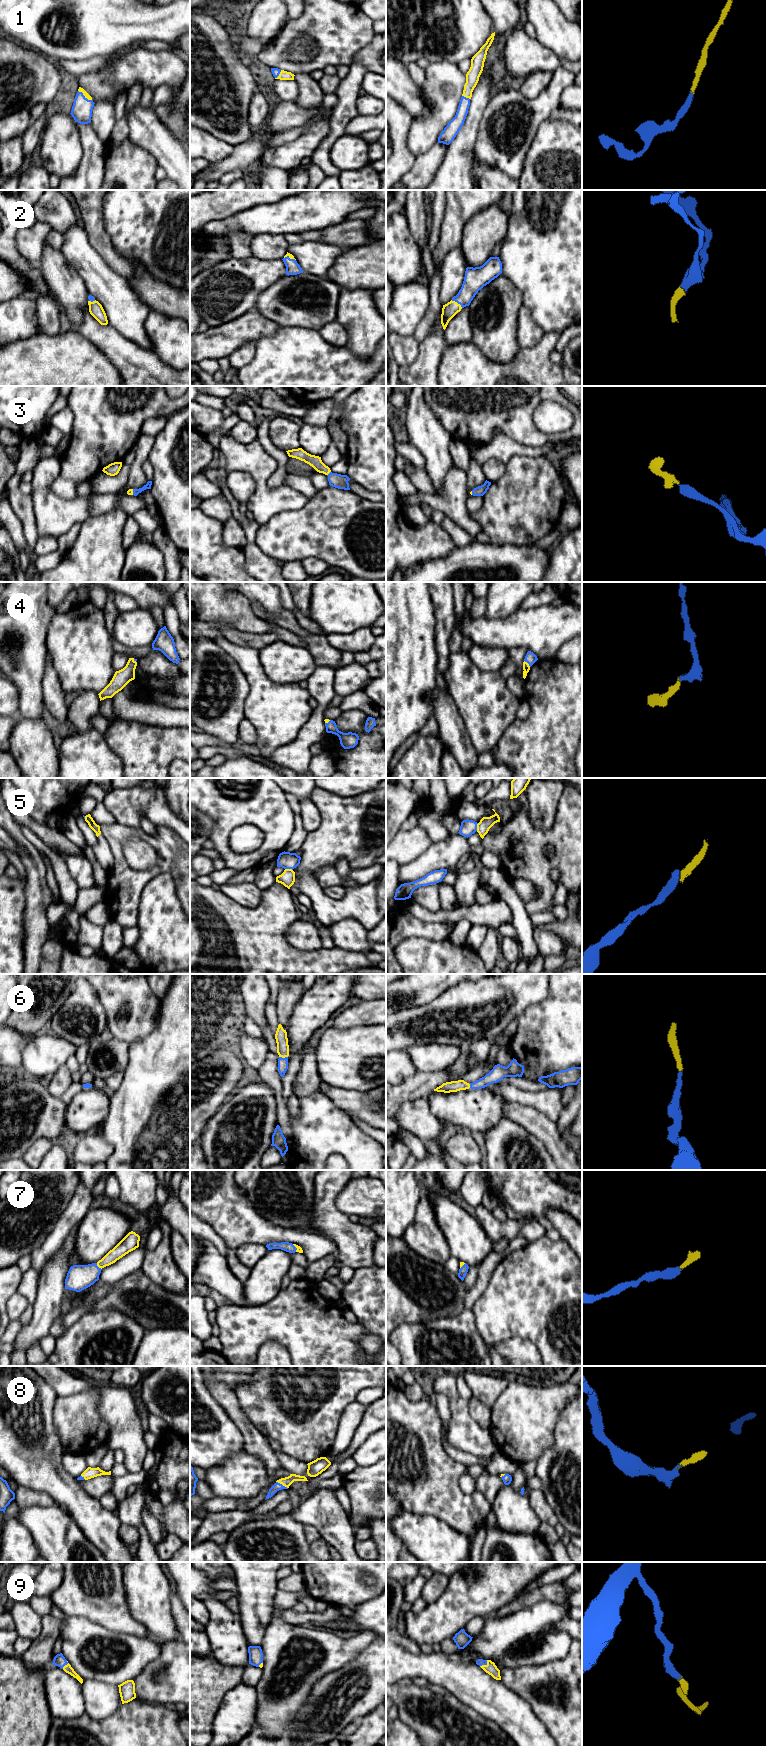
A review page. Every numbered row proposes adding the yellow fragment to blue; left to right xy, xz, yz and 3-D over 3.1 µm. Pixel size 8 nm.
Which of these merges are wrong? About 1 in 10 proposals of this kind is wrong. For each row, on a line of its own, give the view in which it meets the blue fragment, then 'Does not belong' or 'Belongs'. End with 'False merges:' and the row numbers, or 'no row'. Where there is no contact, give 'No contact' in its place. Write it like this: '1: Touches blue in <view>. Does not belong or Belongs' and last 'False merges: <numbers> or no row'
1: Touches blue in xy. Belongs
2: Touches blue in yz. Belongs
3: Touches blue in xz. Belongs
4: Touches blue in yz. Belongs
5: Touches blue in xz. Does not belong
6: Touches blue in xz. Belongs
7: Touches blue in xy. Belongs
8: Touches blue in xz. Belongs
9: Touches blue in yz. Belongs
False merges: 5

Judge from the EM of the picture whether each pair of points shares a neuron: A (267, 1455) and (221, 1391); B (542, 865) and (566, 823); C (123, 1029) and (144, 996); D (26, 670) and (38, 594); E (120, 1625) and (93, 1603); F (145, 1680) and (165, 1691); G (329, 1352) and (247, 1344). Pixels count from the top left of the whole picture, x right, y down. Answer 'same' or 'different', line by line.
A: same
B: same
C: same
D: same
E: same
F: same
G: same

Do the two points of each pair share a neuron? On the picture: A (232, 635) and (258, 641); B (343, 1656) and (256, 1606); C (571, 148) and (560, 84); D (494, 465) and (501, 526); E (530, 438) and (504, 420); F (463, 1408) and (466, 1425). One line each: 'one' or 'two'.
A: one
B: two
C: two
D: two
E: one
F: one

